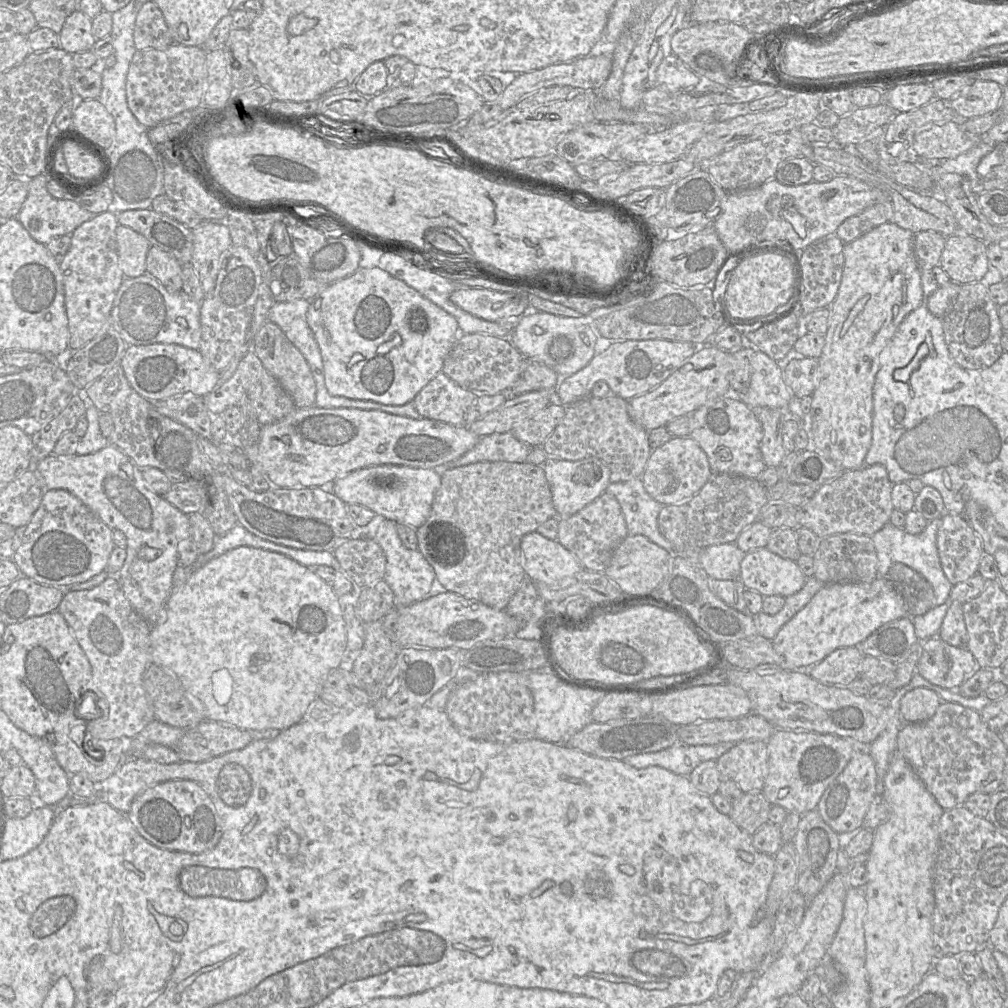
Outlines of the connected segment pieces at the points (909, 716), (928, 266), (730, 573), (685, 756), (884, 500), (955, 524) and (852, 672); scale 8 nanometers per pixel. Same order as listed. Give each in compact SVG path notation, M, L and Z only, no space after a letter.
M924 687L915 688L901 699L901 716L906 723L925 722L935 714L941 702L935 691Z
M933 230L922 231L915 235L914 255L921 271L931 271L939 265L945 243L946 237Z
M736 543L712 545L701 551L699 564L710 578L738 580L740 564L745 554Z
M737 743L714 745L673 745L663 750L629 756L622 761L635 768L659 766L675 774L689 776L702 762L717 760Z
M881 464L845 471L820 486L810 500L797 507L798 525L810 529L820 539L841 533L872 536L890 522L894 510L891 497L893 485Z
M946 512L937 532L937 549L943 571L954 586L978 573L983 541L966 518Z
M856 646L839 648L807 671L813 679L823 684L848 686L859 677L864 658Z

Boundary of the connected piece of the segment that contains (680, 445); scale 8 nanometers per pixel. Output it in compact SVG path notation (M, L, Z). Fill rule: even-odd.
M690 436L672 437L670 441L653 449L641 476L646 492L663 505L685 501L706 484L712 470L705 451Z

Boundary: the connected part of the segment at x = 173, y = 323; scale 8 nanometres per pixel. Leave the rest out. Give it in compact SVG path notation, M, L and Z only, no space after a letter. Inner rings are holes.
M145 273L123 280L113 302L110 323L128 346L177 344L199 350L200 305L183 291L168 291L155 277Z

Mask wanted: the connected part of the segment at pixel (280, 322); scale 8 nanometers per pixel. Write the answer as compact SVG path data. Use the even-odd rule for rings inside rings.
M297 299L287 302L275 302L269 310L268 321L275 323L284 332L287 339L300 351L303 355L312 372L312 376L316 385L316 401L315 406L323 409L331 408L356 408L363 410L379 410L384 411L392 415L398 415L403 417L408 417L412 419L421 418L415 405L412 402L408 402L404 405L394 406L394 405L384 405L378 402L369 400L355 400L346 398L343 396L332 396L329 394L325 386L325 376L324 367L320 349L314 337L312 330L307 323L307 311L310 304L310 300Z

